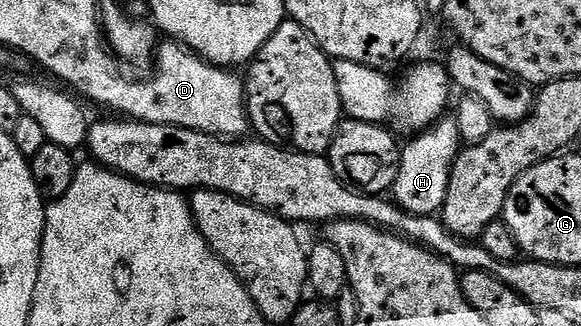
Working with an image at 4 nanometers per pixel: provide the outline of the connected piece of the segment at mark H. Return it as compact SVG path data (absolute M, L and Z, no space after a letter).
M442 118L416 133L409 145L401 148L401 161L391 189L392 199L411 216L437 216L447 198L449 175L463 141L456 119Z

